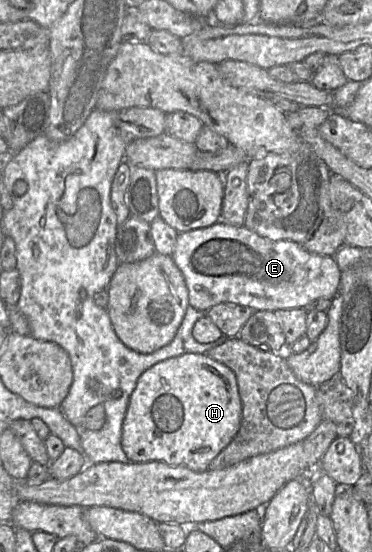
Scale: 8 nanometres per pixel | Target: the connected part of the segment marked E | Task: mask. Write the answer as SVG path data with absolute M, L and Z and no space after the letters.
M221 220L207 228L180 233L172 258L185 278L189 306L204 313L221 303L247 306L255 311L305 308L320 298L332 300L340 288L341 270L334 256L311 253L289 240L271 241L244 225L233 226Z

